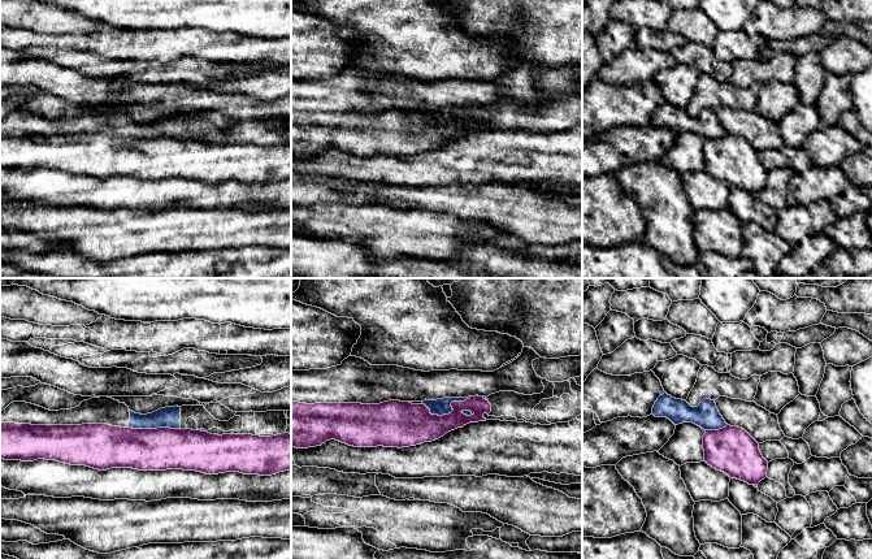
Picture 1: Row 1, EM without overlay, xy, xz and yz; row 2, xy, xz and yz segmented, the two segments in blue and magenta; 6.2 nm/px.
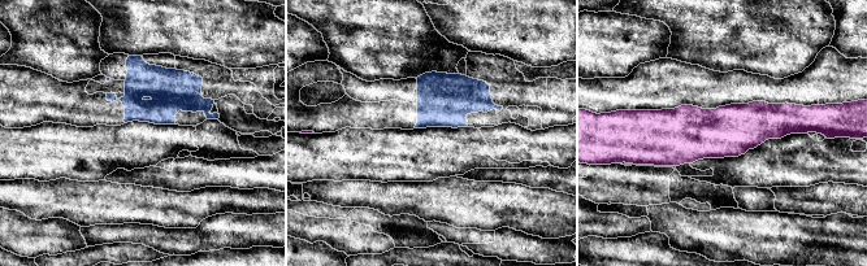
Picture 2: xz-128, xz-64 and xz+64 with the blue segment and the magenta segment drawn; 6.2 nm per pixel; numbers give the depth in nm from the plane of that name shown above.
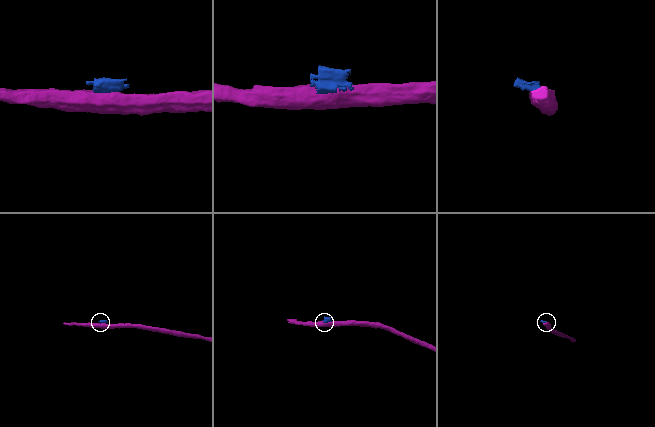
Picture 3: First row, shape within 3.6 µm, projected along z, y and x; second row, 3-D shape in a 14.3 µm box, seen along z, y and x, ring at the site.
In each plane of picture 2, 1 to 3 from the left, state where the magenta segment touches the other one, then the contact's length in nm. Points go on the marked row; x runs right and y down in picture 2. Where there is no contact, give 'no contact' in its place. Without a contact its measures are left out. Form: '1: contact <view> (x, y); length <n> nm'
1: no contact
2: no contact
3: no contact

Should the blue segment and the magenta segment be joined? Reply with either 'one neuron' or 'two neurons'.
two neurons

